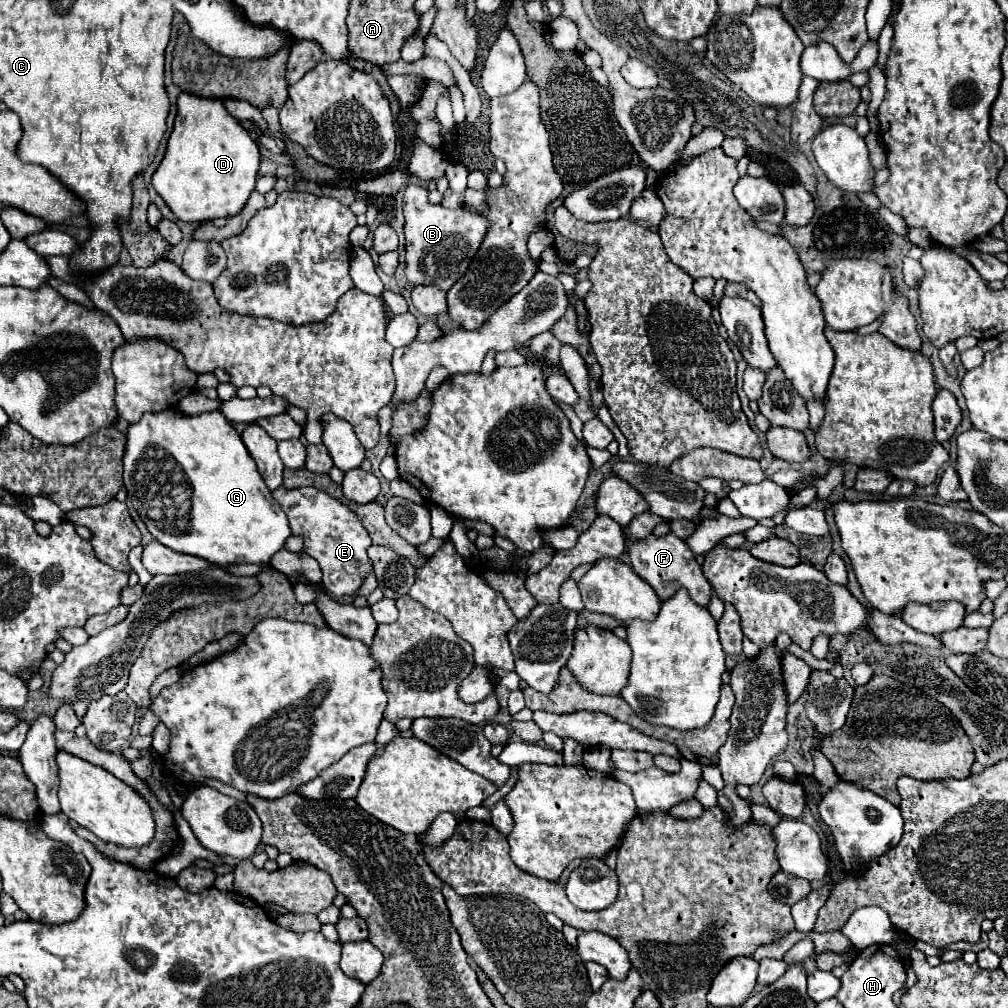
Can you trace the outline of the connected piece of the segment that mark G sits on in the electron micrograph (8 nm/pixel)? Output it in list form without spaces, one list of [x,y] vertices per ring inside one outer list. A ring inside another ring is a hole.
[[[169,408],[167,412],[147,412],[139,424],[129,424],[123,454],[123,480],[129,500],[147,530],[155,540],[175,552],[199,556],[217,566],[269,564],[271,556],[281,550],[291,536],[285,512],[273,500],[241,436],[219,410],[187,416],[179,408]]]

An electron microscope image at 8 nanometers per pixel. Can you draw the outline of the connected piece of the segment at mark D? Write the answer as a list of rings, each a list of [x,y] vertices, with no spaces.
[[[181,92],[177,98],[177,120],[169,136],[167,152],[153,174],[153,186],[157,194],[167,202],[173,214],[183,222],[203,222],[217,218],[231,218],[243,210],[249,194],[255,190],[257,170],[259,170],[259,150],[249,132],[225,110],[221,100],[197,98],[193,94]]]

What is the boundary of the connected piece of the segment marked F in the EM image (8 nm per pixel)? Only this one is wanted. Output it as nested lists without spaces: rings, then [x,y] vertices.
[[[669,532],[667,536],[661,536],[661,538],[655,538],[651,534],[645,540],[625,540],[625,544],[629,550],[629,564],[633,566],[635,574],[639,574],[643,580],[647,580],[647,584],[655,590],[655,594],[659,596],[661,602],[673,598],[673,594],[679,588],[685,588],[695,604],[709,606],[711,586],[709,586],[707,578],[703,576],[703,570],[697,564],[695,554],[687,548],[685,540],[681,540],[673,532]]]

